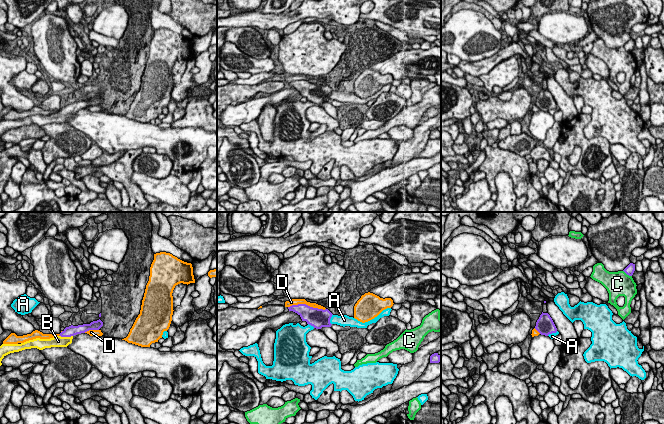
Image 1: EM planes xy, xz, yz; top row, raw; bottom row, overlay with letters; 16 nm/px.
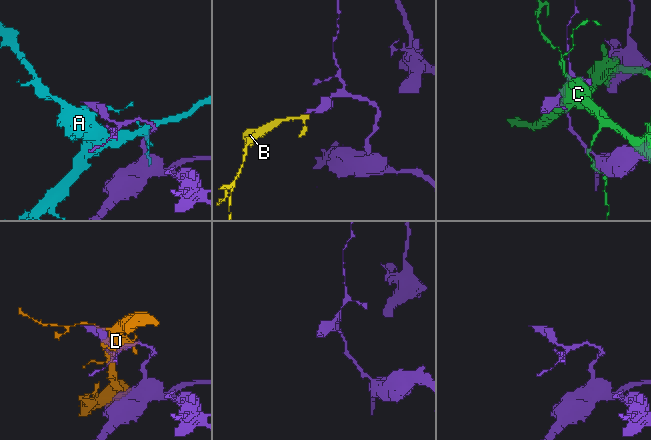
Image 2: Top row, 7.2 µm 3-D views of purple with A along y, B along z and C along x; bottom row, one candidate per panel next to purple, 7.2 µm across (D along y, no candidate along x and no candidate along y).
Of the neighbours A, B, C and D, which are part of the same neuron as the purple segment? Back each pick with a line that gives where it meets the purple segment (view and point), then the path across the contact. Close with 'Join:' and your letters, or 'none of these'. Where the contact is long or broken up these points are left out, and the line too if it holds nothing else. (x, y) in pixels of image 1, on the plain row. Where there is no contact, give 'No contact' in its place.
B: Touches purple at xy (66, 112). Path across: xy (72, 106), (66, 112), (61, 117), (58, 117)
Join: B

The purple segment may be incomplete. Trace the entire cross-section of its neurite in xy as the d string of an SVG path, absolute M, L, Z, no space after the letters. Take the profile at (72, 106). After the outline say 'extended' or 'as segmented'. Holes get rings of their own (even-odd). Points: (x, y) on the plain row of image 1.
M99 95L97 97L91 98L90 100L83 100L78 102L71 101L69 103L66 103L59 112L50 115L36 114L21 120L2 120L0 122L0 142L2 141L2 135L10 129L19 128L31 124L43 126L45 124L51 123L67 123L72 119L74 111L85 109L89 106L99 106L102 102L103 98Z; extended

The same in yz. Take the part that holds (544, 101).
M543 89L540 91L536 98L535 105L541 110L548 112L549 110L556 109L557 104L548 89Z; as segmented

